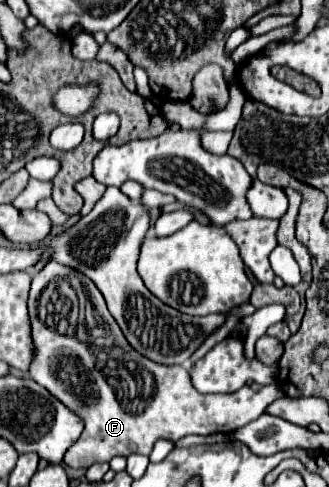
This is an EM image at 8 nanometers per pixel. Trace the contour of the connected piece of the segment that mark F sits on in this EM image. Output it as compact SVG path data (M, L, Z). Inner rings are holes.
M48 262L32 278L30 286L28 310L32 340L36 344L30 376L86 422L82 436L64 456L70 468L88 468L94 462L110 462L114 456L148 456L158 438L178 442L188 434L236 432L262 416L266 406L284 396L276 382L263 386L258 392L246 385L234 394L200 394L194 390L184 366L162 366L134 352L106 306L102 306L102 302L98 306L102 298L98 292L90 278L58 262ZM80 292L88 292L88 298L82 306L82 314L76 314L70 302L80 302ZM86 304L94 308L94 312L88 312L96 314L94 318L86 318ZM60 358L74 358L76 374L62 378Z

